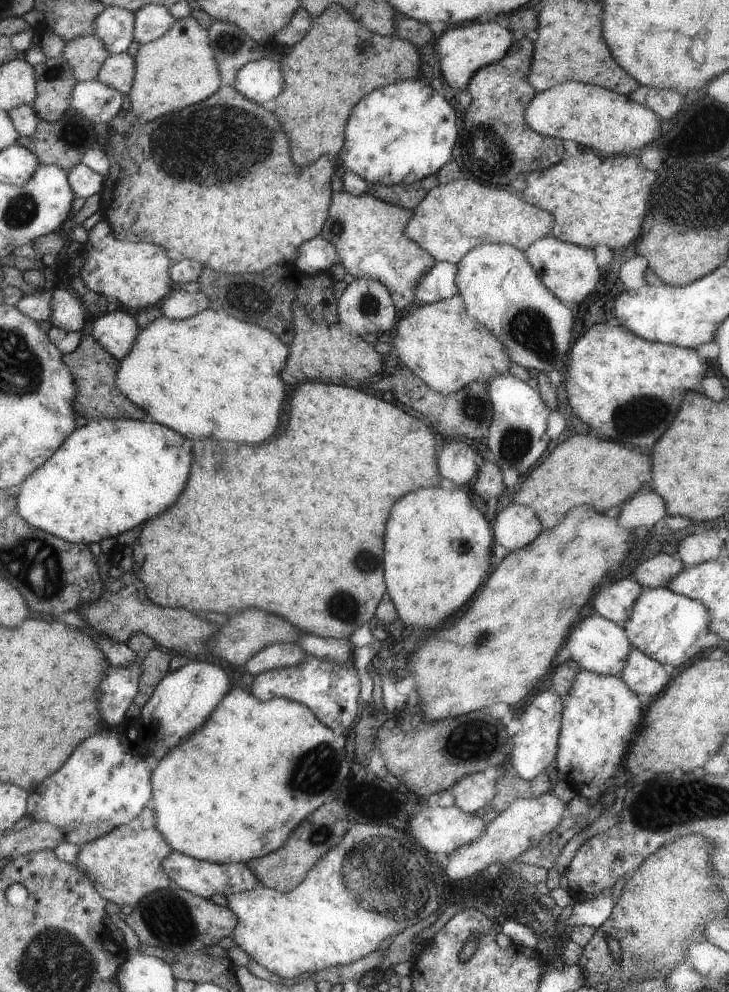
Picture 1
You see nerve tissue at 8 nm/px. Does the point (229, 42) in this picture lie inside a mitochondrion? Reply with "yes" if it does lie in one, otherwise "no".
yes

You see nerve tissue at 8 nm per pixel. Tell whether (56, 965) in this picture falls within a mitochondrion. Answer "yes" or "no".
yes

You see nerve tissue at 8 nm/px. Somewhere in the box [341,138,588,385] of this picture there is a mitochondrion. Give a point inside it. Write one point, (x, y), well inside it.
(531, 328)

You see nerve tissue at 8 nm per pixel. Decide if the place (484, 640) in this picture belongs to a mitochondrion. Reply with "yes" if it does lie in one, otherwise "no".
yes

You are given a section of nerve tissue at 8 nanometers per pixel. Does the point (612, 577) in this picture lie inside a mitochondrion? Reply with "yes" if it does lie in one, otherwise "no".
no

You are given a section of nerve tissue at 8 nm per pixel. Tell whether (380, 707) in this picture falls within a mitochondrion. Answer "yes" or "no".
no

